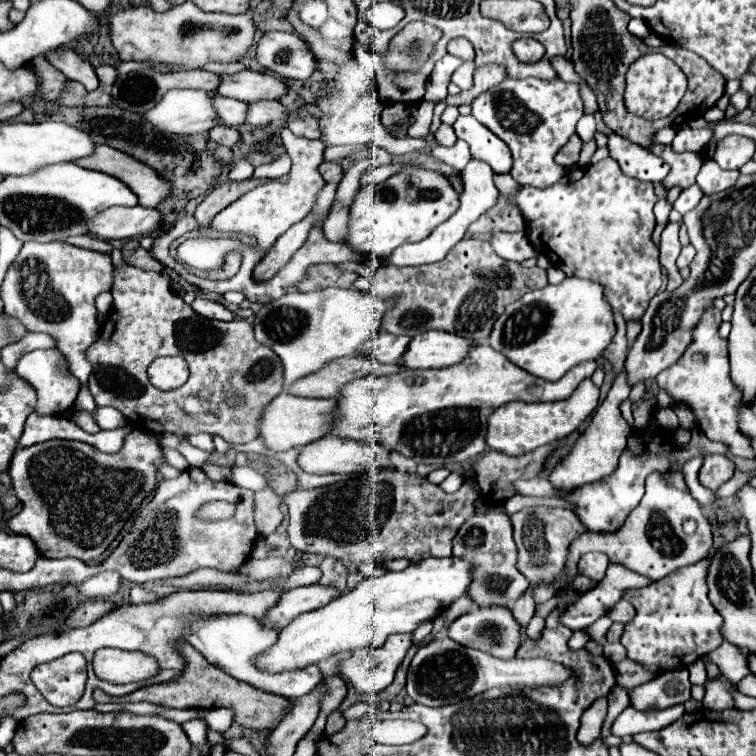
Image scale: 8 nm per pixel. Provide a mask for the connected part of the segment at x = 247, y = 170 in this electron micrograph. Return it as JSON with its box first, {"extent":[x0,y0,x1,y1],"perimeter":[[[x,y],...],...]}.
{"extent":[229,159,255,181],"perimeter":[[[245,159],[233,161],[233,167],[231,167],[231,171],[229,171],[229,179],[233,179],[233,181],[249,179],[249,177],[253,175],[254,169],[255,167],[253,167],[249,161],[245,161]]]}

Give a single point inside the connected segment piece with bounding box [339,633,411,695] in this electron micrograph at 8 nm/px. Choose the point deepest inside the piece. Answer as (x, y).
(371, 670)

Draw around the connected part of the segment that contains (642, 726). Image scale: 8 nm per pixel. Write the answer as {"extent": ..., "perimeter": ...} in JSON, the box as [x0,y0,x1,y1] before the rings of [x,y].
{"extent":[611,705,685,737],"perimeter":[[[629,705],[615,719],[611,731],[613,731],[613,735],[619,735],[619,737],[627,737],[627,735],[633,737],[643,731],[659,731],[659,729],[671,725],[673,721],[677,721],[683,713],[685,713],[683,705],[675,705],[671,709],[659,709],[659,711],[657,709],[655,711],[639,711]]]}

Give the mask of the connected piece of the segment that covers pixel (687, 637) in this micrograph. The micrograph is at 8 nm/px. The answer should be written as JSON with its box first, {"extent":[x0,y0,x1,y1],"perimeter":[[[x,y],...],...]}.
{"extent":[621,557,723,671],"perimeter":[[[709,557],[691,567],[677,569],[675,573],[669,573],[669,577],[647,587],[625,591],[623,599],[635,607],[635,619],[625,625],[621,635],[621,645],[627,649],[627,657],[631,661],[649,671],[683,669],[723,643],[719,633],[723,619],[707,597],[707,565]]]}

